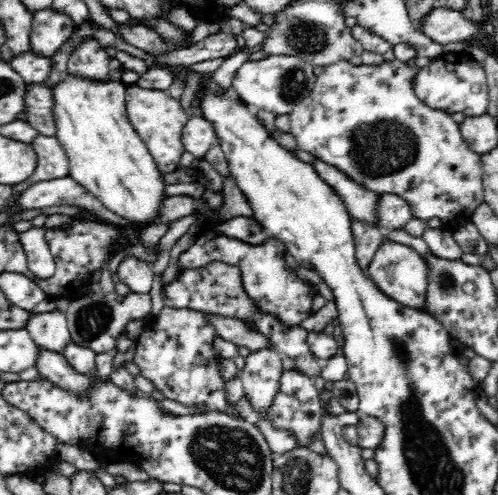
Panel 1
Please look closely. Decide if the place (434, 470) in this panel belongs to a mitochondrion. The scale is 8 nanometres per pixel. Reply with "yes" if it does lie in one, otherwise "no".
yes

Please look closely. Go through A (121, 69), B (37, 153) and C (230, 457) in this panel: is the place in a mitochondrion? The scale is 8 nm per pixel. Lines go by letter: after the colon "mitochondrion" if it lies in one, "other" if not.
A: other
B: other
C: mitochondrion

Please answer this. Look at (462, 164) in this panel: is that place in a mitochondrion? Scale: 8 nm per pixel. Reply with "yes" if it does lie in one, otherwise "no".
no

